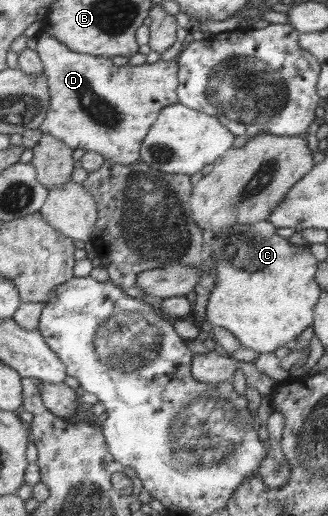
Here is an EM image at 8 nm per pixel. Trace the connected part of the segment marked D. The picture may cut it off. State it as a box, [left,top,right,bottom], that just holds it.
[36,31,180,166]

